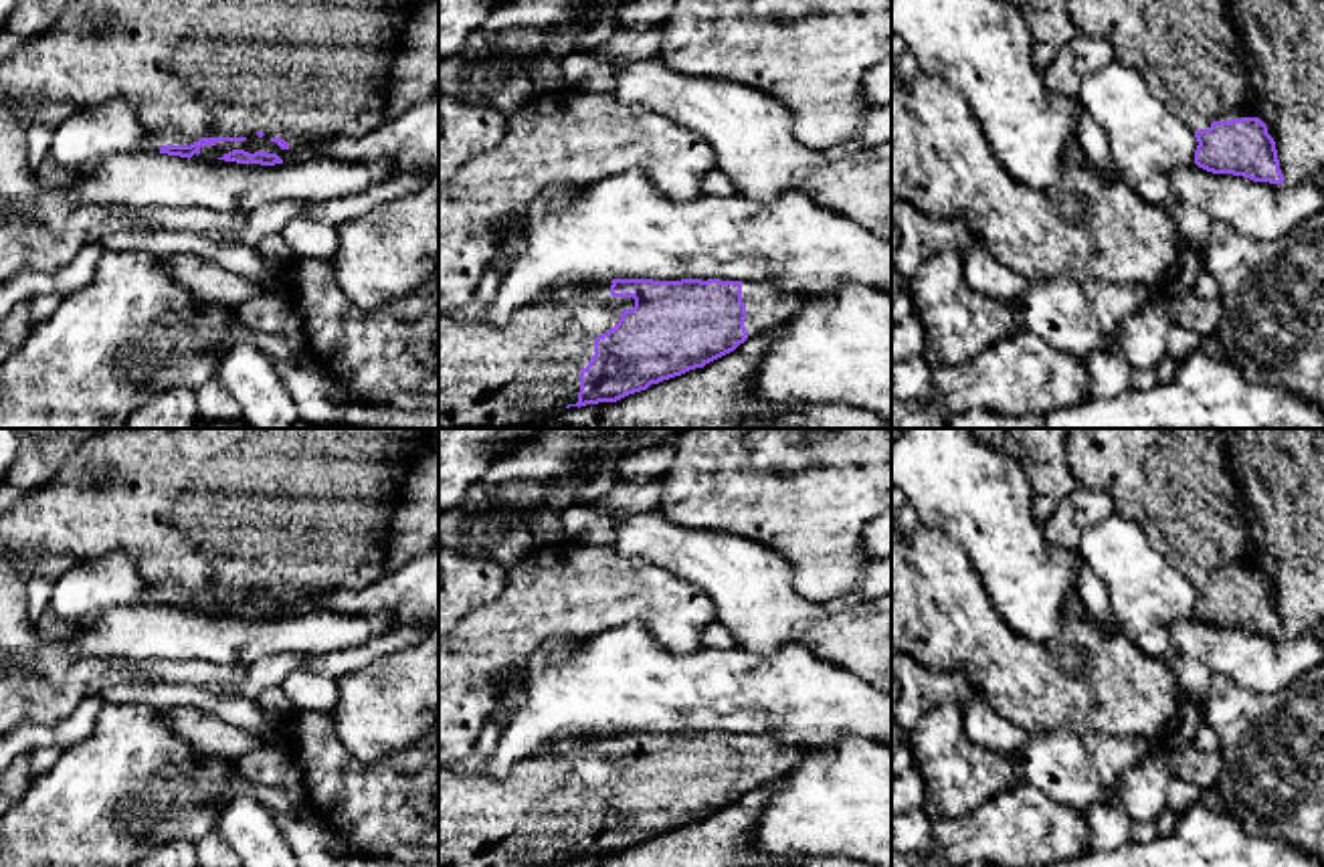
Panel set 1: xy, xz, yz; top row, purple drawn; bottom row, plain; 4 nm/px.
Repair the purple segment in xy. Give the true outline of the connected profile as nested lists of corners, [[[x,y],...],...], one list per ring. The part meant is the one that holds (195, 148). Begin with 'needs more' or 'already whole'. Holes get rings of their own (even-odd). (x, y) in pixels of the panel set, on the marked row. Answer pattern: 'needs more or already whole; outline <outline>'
needs more; outline [[[75,0],[53,26],[30,36],[10,59],[0,63],[0,97],[36,109],[42,101],[73,101],[77,113],[101,107],[113,99],[127,99],[137,121],[152,133],[160,154],[192,158],[204,146],[218,141],[245,141],[267,135],[281,150],[299,150],[332,137],[360,137],[386,121],[390,65],[400,51],[400,22],[416,0]],[[105,12],[111,24],[87,30],[87,14]]]

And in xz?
needs more; outline [[[612,279],[564,301],[517,307],[503,325],[459,321],[439,313],[439,428],[515,428],[550,420],[570,406],[617,402],[651,384],[734,352],[748,338],[778,327],[802,305],[798,291],[764,281]]]

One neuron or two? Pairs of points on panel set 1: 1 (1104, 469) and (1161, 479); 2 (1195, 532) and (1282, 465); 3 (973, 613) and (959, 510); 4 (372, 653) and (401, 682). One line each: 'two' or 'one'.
1: one
2: two
3: two
4: two

